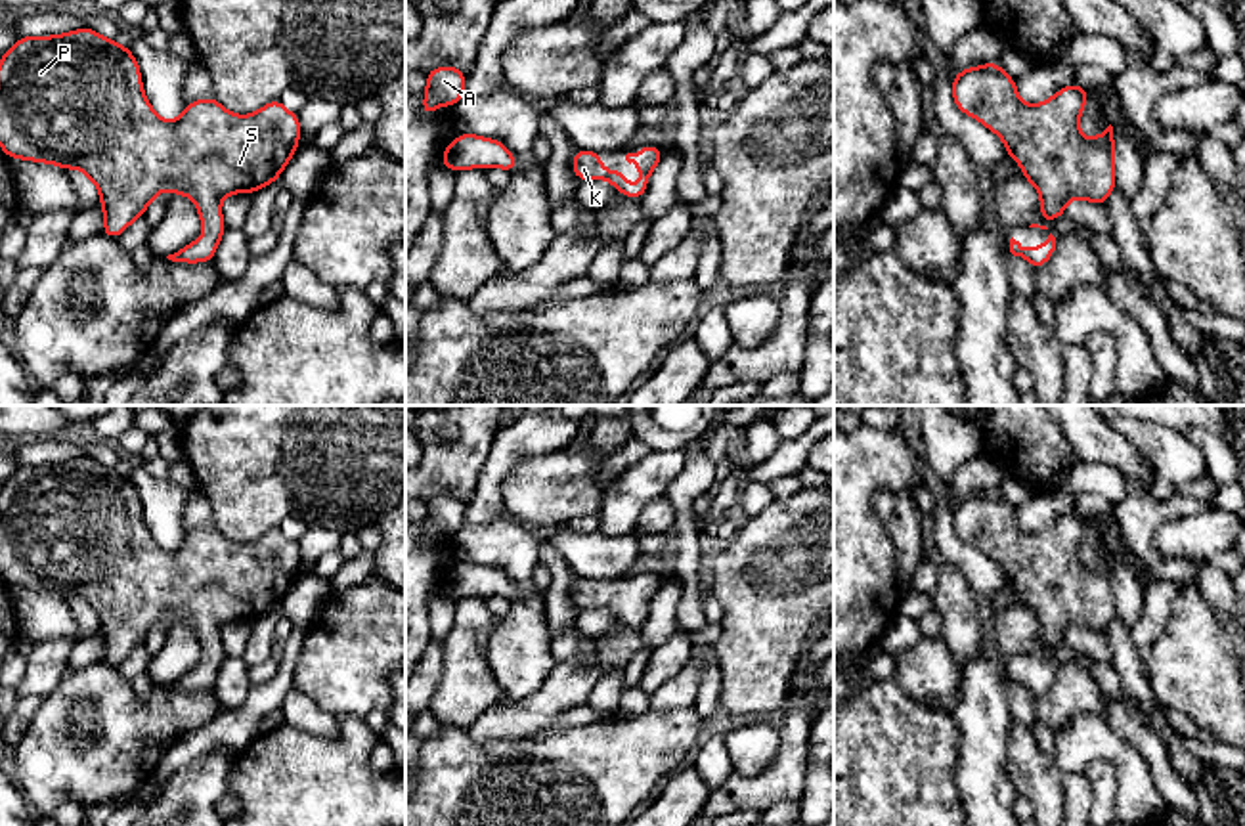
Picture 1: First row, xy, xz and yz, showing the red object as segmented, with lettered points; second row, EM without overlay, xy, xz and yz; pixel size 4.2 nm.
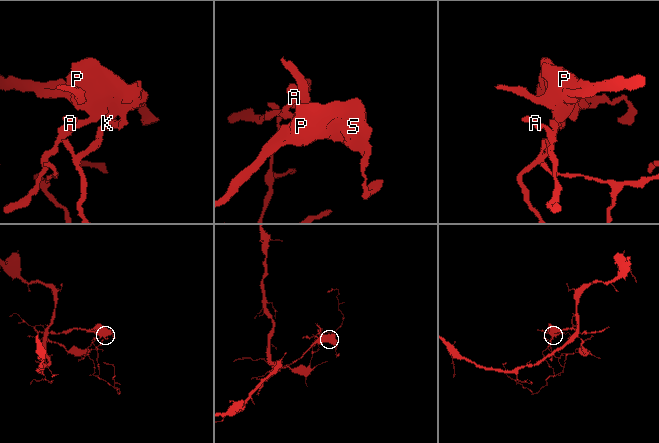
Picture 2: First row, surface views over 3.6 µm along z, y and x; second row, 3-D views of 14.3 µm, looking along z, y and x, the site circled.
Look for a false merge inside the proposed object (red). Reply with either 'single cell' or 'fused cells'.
single cell

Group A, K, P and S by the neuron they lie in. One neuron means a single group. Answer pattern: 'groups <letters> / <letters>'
groups A K P S

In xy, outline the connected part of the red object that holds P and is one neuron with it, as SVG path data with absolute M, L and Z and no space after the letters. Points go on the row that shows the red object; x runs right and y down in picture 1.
M88 27L57 36L21 36L0 61L0 147L10 159L82 170L99 189L105 216L101 235L117 239L136 218L145 214L147 205L166 187L174 195L193 199L205 237L168 254L166 258L172 262L214 260L226 229L220 208L222 199L229 193L254 193L268 184L275 184L296 153L298 138L298 115L287 111L279 98L243 117L224 109L216 98L205 98L187 103L178 120L163 120L143 94L142 73L134 54Z

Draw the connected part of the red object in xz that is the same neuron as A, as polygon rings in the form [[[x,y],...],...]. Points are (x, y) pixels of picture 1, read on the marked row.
[[[442,65],[426,73],[426,84],[423,117],[430,117],[438,105],[455,107],[463,98],[467,75],[451,65]]]

